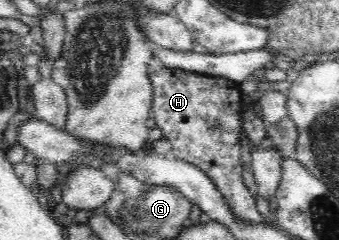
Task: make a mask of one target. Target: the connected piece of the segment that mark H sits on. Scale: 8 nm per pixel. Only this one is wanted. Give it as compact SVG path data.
M171 66L149 71L148 77L153 89L152 115L173 147L171 157L197 166L214 181L223 200L239 221L262 222L262 215L256 210L256 200L246 189L242 178L240 133L244 108L240 82Z

